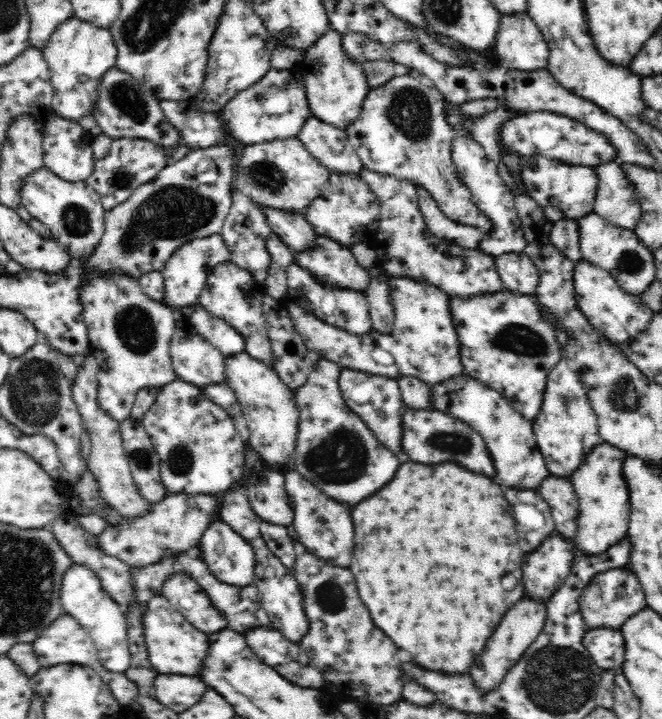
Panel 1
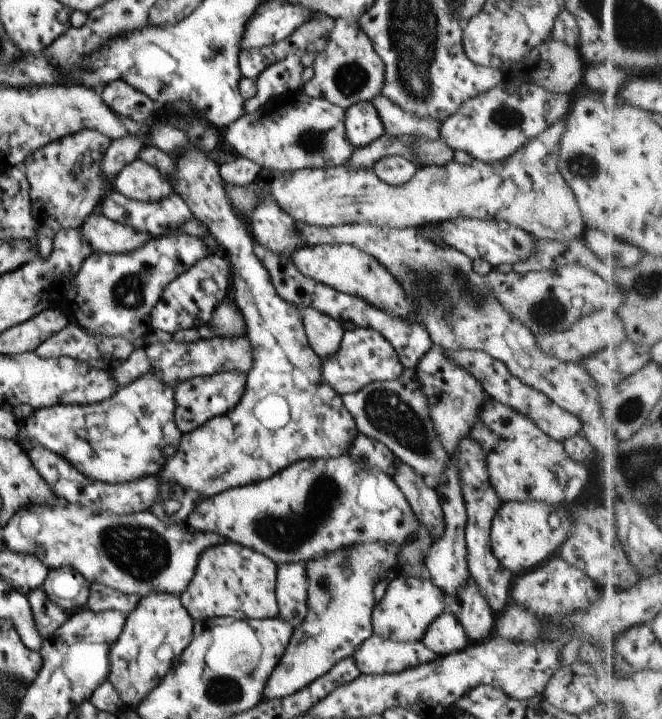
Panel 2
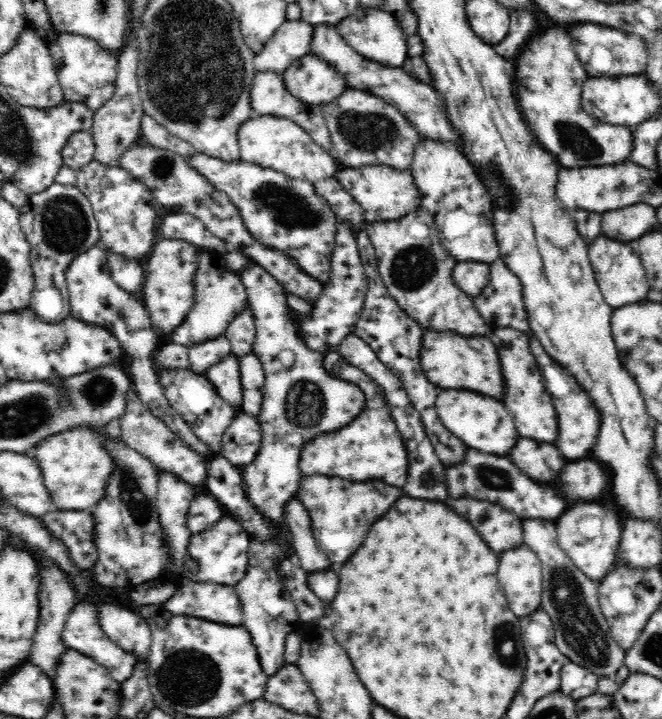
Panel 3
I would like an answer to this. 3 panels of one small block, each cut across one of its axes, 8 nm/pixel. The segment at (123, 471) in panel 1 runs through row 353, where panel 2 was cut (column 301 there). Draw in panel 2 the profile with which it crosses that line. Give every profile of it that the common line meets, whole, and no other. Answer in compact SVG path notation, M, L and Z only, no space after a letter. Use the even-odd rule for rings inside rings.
M337 18L326 50L313 60L314 75L302 86L300 94L326 99L346 110L353 104L371 102L380 96L385 81L385 64L374 50L372 41L356 20Z

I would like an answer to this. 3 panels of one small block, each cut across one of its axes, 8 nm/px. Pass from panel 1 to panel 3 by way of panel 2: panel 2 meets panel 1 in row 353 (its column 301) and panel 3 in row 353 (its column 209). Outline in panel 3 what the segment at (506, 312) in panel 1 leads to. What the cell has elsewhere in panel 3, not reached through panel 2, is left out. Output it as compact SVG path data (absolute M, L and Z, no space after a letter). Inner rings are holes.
M494 328L488 334L496 344L502 362L505 389L502 402L514 418L518 434L524 438L534 438L540 442L550 442L558 436L558 417L552 397L545 390L540 367L531 353L527 333L512 328Z

